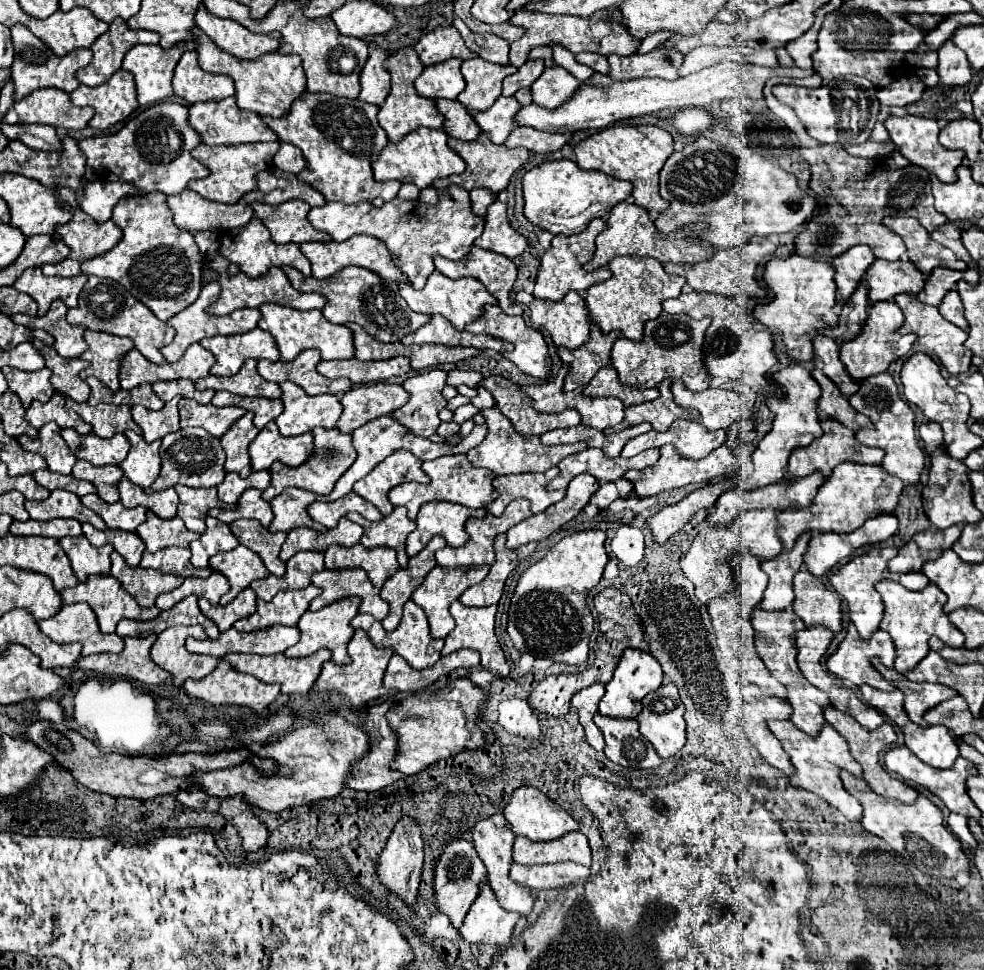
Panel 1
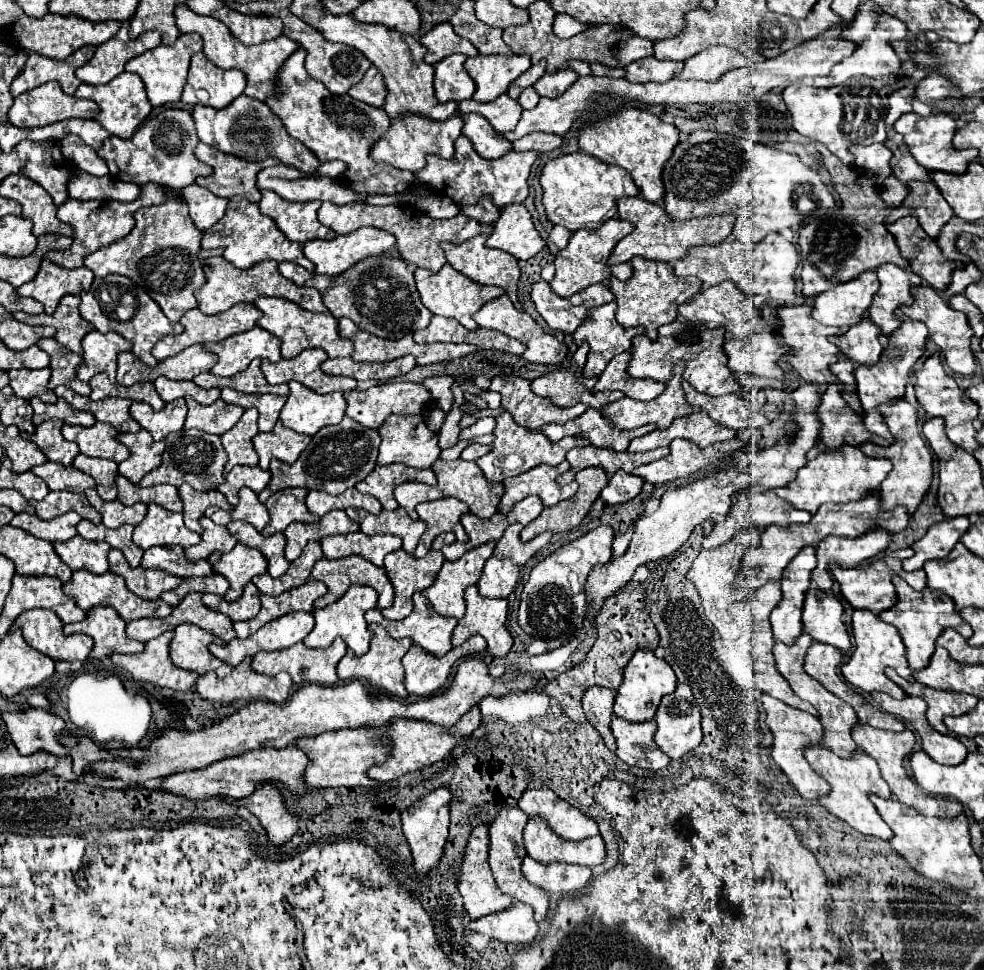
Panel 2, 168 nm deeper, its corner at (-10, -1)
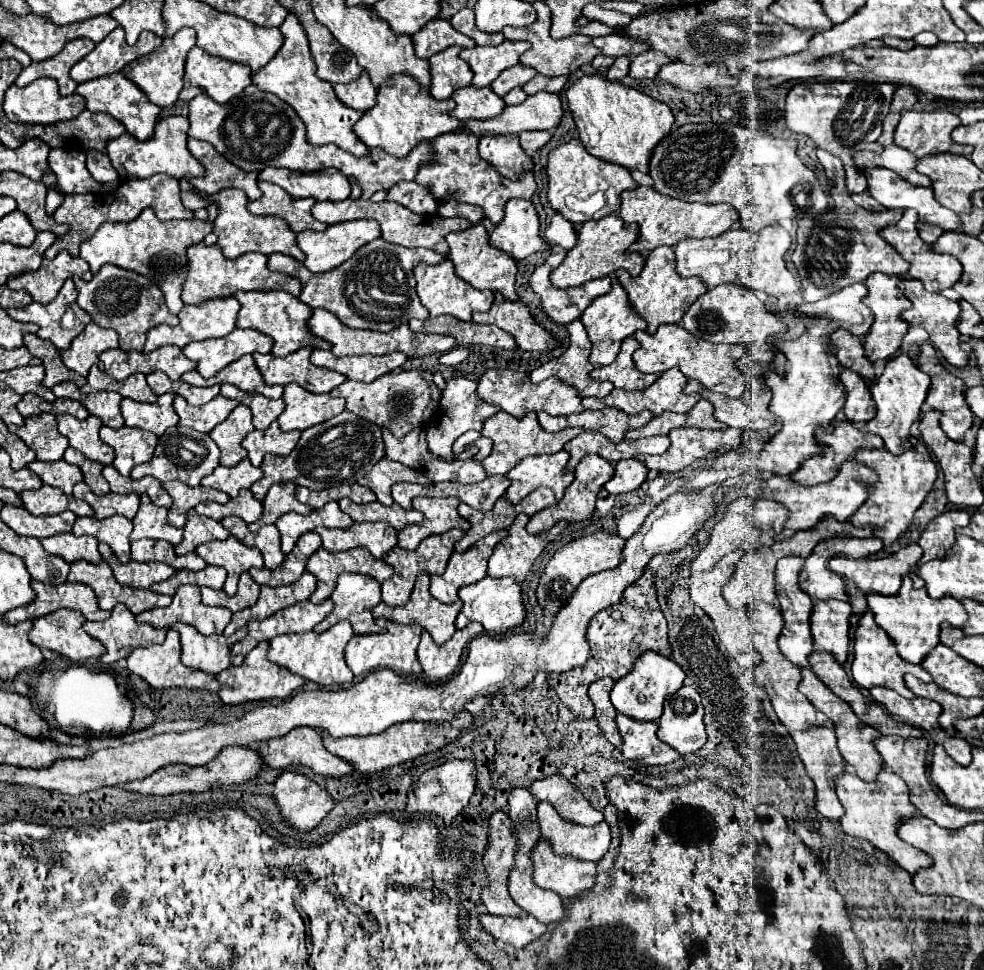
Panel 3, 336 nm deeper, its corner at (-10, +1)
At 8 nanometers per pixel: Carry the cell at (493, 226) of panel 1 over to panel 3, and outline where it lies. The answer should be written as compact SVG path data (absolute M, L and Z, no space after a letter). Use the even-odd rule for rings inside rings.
M508 200L506 214L490 234L490 244L524 260L534 252L544 252L548 244L540 236L538 214L528 200Z

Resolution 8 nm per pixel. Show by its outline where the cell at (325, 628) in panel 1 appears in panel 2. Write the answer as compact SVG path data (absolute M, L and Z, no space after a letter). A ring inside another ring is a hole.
M352 584L342 598L338 598L336 602L328 604L328 606L322 608L322 610L314 610L316 626L314 626L314 630L306 636L304 644L306 644L308 648L326 648L326 646L330 646L330 644L334 642L334 638L342 636L342 638L346 640L346 644L348 644L358 656L366 654L366 652L368 652L368 646L370 646L370 640L372 640L374 634L368 630L368 624L366 624L366 620L364 620L364 614L366 614L366 610L374 608L376 604L378 604L378 592L376 592L374 588L370 588L370 586L360 586L360 584Z

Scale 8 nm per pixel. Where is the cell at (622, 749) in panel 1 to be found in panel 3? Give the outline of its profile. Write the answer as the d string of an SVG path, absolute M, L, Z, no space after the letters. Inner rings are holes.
M618 714L616 724L622 734L624 758L640 762L644 766L670 764L680 758L676 750L672 750L668 744L656 738L656 730L658 730L656 722L640 722Z

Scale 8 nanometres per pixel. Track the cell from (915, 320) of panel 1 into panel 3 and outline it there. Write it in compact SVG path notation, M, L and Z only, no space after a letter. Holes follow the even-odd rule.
M904 280L900 284L900 288L904 290L904 294L912 300L912 308L906 310L902 314L902 318L910 324L910 326L920 326L930 334L930 340L934 344L934 348L940 350L940 354L952 364L952 366L966 366L968 364L968 352L964 352L960 348L960 332L956 328L956 320L960 316L960 306L958 302L952 302L948 298L944 298L942 294L930 294L924 290L922 282L918 280Z

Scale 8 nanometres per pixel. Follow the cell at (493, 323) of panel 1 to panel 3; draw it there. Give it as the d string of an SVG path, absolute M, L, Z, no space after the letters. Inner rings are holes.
M498 292L488 312L476 312L472 318L476 324L496 324L514 336L522 350L544 352L558 348L558 342L534 322L530 310L522 302L508 302Z

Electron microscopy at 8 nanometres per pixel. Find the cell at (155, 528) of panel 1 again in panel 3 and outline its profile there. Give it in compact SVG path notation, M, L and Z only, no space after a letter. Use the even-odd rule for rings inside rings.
M140 496L140 510L134 516L132 524L134 530L130 534L130 540L140 540L140 538L154 538L154 540L166 540L172 542L174 546L182 542L182 528L176 528L168 522L168 508L158 508L148 496Z

